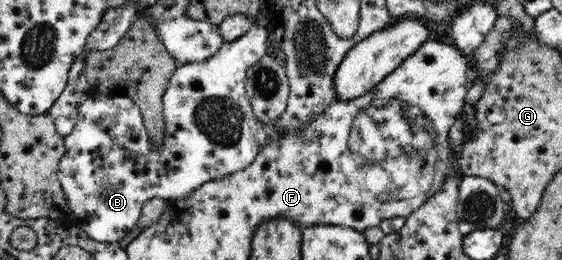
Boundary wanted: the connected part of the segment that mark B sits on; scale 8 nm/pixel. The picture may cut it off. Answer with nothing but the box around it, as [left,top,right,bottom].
[57,19,270,242]

